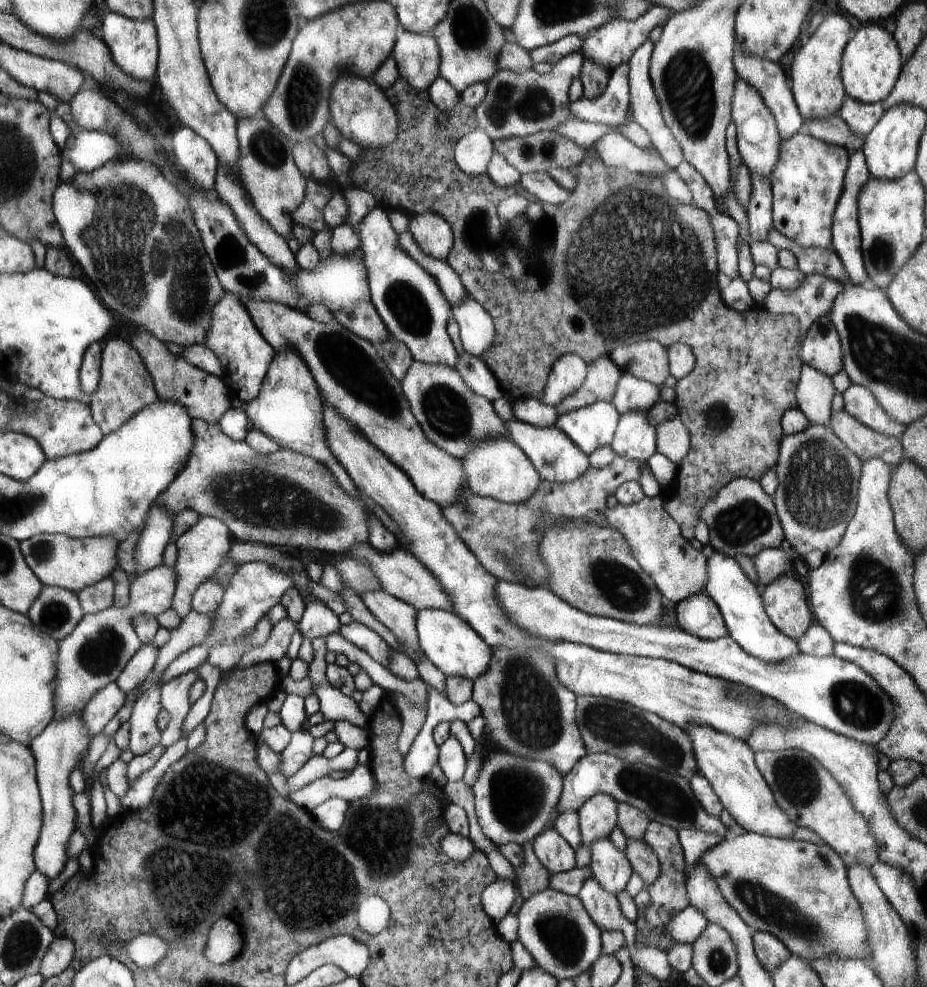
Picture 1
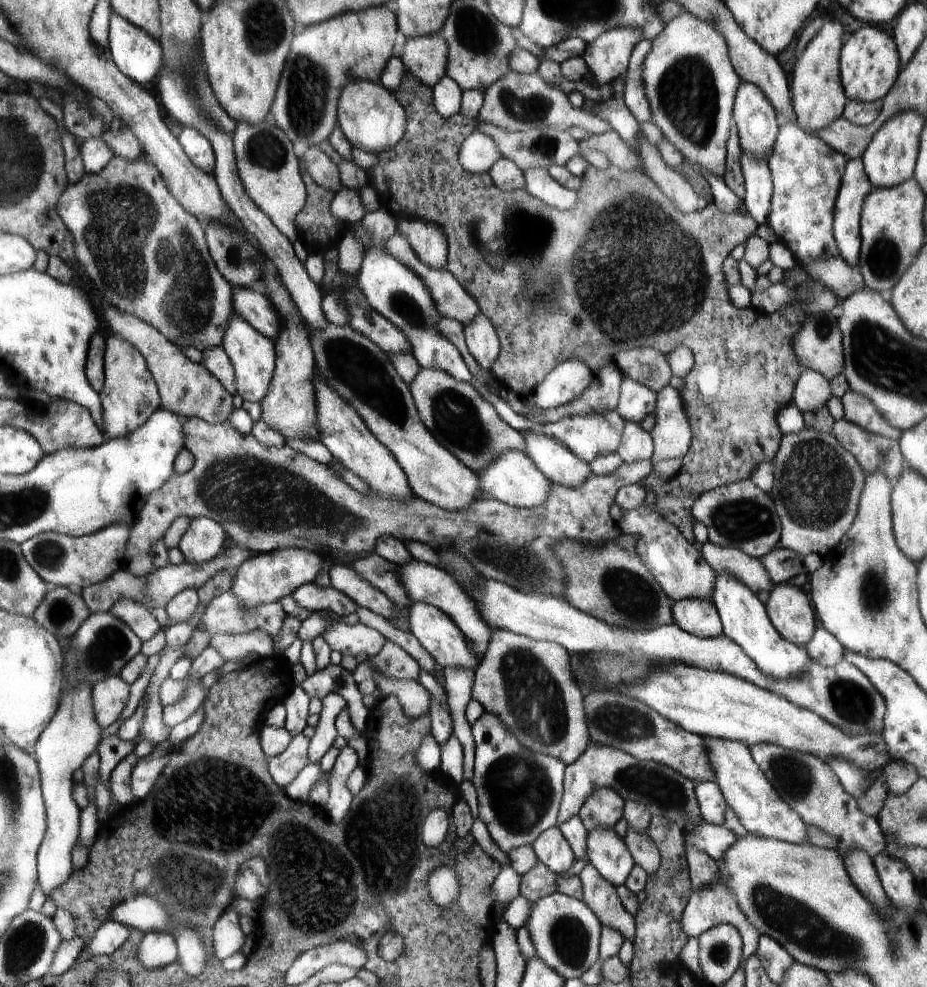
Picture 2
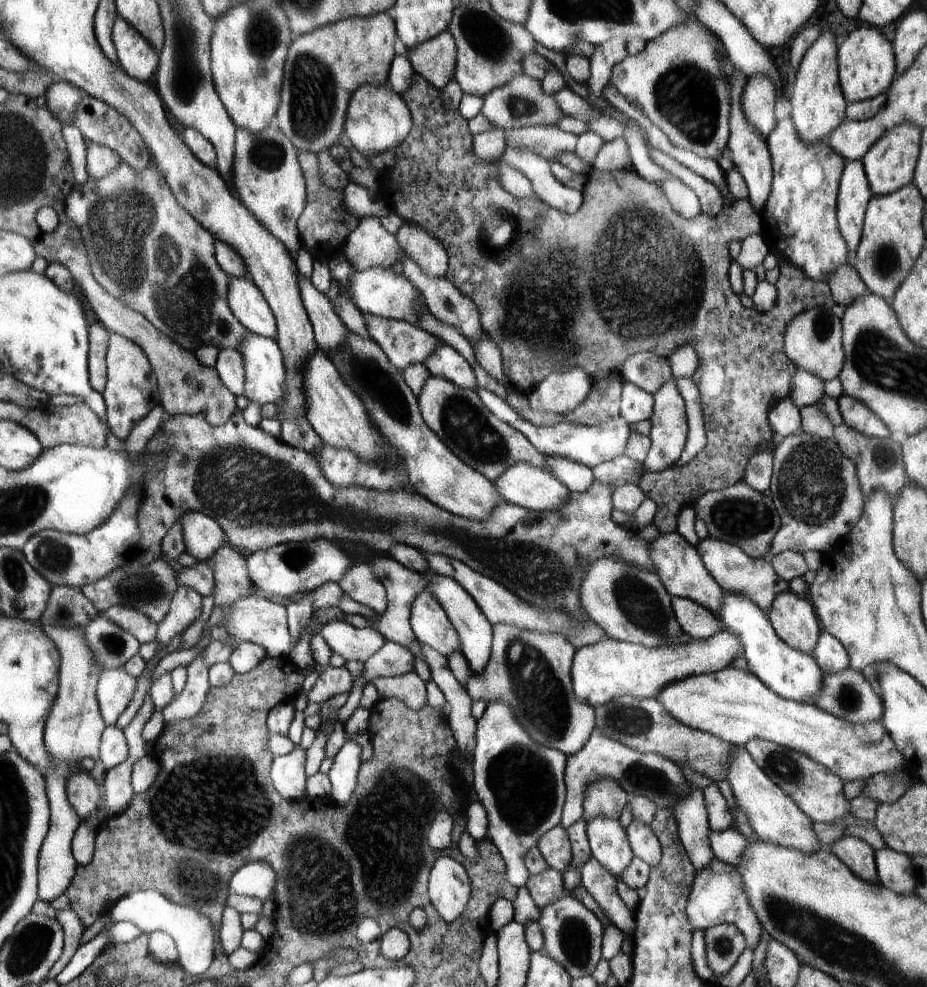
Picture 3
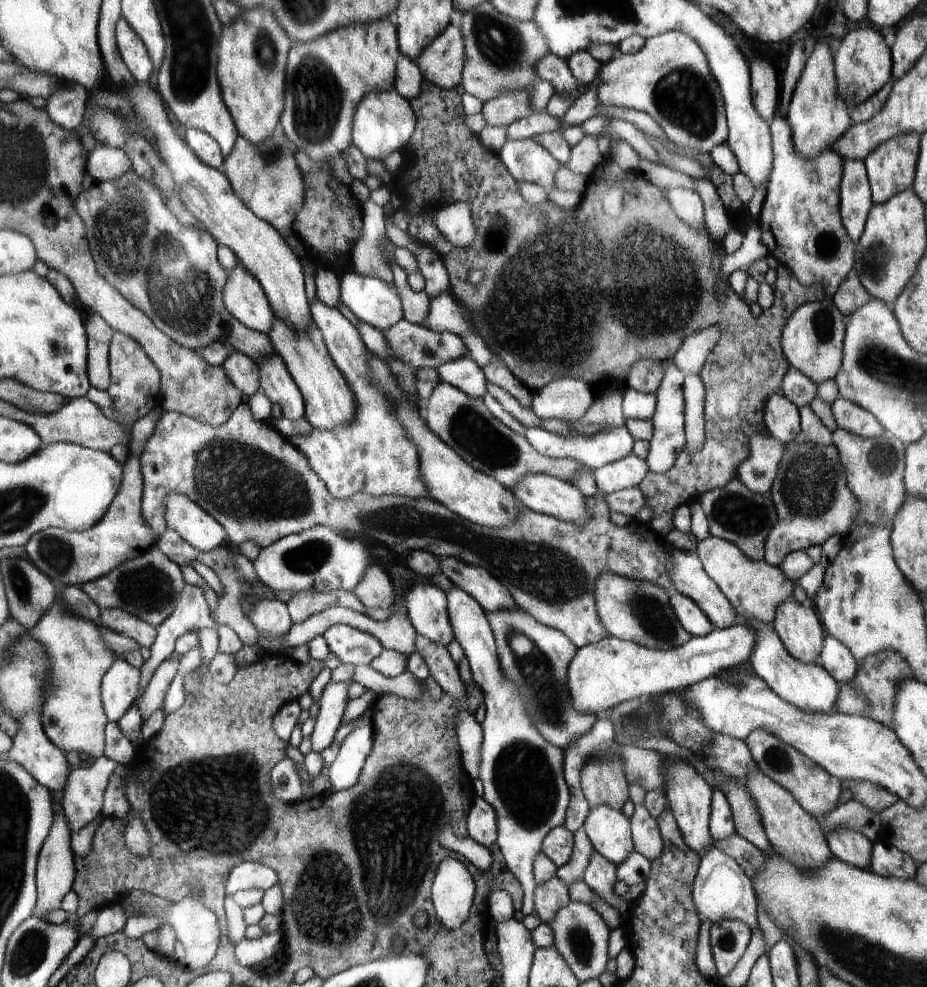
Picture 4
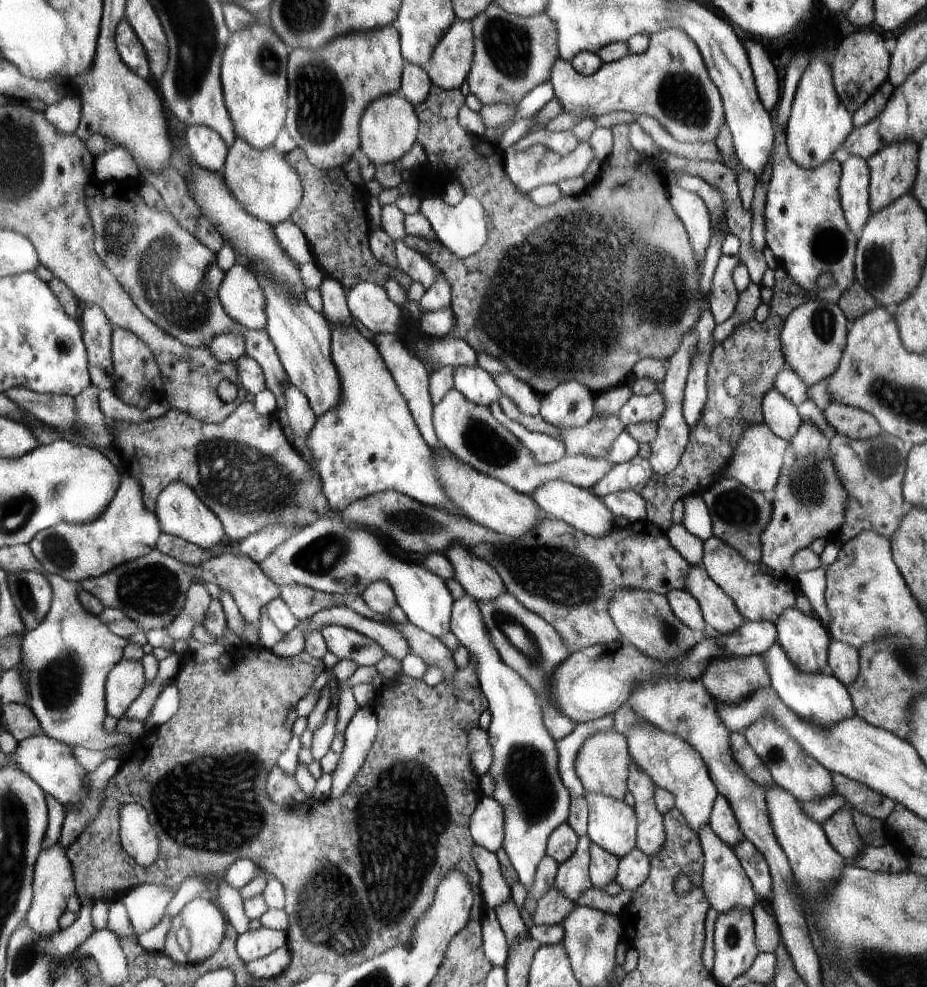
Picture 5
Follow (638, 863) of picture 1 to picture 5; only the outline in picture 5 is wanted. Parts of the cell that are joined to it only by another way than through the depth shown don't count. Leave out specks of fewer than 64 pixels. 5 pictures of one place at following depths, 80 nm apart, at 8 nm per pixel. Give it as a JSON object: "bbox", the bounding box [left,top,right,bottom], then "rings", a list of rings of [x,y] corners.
{"bbox":[629,762,664,857],"rings":[[[636,762],[630,765],[629,789],[635,798],[637,813],[636,848],[651,857],[664,846],[663,814],[658,812],[652,777]]]}

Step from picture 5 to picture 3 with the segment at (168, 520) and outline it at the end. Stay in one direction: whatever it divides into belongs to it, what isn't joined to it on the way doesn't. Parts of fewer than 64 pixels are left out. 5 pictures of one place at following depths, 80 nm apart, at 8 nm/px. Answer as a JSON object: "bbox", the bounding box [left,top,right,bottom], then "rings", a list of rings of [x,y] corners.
{"bbox":[179,511,227,562],"rings":[[[186,511],[179,521],[186,552],[200,562],[206,562],[206,558],[216,554],[216,548],[227,542],[218,521],[203,512]]]}

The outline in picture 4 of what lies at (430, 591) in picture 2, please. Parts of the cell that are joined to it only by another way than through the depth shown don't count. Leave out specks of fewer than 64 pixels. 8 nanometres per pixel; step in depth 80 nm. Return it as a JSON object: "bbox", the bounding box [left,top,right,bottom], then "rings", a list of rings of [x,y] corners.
{"bbox":[449,586,570,914],"rings":[[[453,586],[449,594],[450,620],[454,625],[454,638],[464,649],[464,656],[468,658],[473,682],[479,685],[485,695],[486,716],[481,723],[483,732],[482,754],[479,766],[479,779],[484,788],[480,795],[496,811],[497,841],[495,849],[500,849],[508,868],[513,872],[517,881],[522,885],[523,903],[521,912],[532,914],[535,910],[535,882],[532,873],[532,863],[540,852],[544,840],[554,827],[565,824],[565,818],[570,803],[570,788],[564,777],[564,750],[547,741],[534,724],[527,708],[525,698],[519,691],[519,686],[509,679],[502,670],[499,660],[496,637],[489,625],[484,609],[469,594],[460,587]]]}

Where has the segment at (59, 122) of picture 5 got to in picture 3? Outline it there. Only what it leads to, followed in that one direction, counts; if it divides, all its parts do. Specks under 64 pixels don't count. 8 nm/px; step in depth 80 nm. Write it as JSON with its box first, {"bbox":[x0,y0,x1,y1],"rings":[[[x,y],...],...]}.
{"bbox":[46,79,83,124],"rings":[[[55,79],[46,94],[46,106],[54,113],[54,116],[58,117],[58,120],[70,124],[75,108],[83,99],[82,96],[83,93],[79,88],[66,81]]]}

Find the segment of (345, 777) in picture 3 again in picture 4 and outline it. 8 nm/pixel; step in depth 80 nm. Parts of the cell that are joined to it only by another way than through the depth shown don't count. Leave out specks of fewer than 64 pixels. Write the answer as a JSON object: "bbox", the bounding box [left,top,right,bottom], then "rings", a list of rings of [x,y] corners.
{"bbox":[329,708,375,792],"rings":[[[373,708],[367,709],[352,722],[354,722],[352,732],[342,742],[338,756],[329,766],[331,792],[348,790],[358,782],[373,745],[375,737]]]}

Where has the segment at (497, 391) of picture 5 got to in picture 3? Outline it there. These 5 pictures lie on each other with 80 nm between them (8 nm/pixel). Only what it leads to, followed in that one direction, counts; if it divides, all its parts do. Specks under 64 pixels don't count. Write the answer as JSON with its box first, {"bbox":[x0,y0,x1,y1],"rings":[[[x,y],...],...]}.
{"bbox":[425,344,479,391],"rings":[[[443,344],[425,363],[430,374],[444,377],[458,386],[476,391],[479,381],[473,365],[456,349]]]}

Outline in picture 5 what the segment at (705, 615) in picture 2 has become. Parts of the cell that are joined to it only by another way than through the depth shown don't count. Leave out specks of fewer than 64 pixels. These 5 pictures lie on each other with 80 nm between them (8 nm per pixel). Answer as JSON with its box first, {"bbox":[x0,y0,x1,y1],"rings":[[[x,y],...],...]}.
{"bbox":[665,589,705,636],"rings":[[[672,589],[665,594],[673,612],[688,628],[700,636],[704,631],[705,620],[698,601],[688,591]]]}

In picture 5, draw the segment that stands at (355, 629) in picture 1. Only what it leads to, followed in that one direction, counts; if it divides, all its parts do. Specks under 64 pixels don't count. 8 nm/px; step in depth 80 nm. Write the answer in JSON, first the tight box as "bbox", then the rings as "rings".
{"bbox":[321,625,385,666],"rings":[[[330,625],[321,630],[327,644],[327,650],[339,660],[354,661],[357,666],[374,666],[385,655],[384,649],[362,633],[340,625]]]}

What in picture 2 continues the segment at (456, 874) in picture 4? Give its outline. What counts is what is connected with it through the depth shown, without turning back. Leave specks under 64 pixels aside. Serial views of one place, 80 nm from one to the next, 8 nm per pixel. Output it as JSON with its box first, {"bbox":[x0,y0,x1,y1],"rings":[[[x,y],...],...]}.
{"bbox":[428,865,461,909],"rings":[[[448,865],[435,867],[428,880],[429,895],[441,909],[448,909],[459,900],[461,884],[457,872]]]}

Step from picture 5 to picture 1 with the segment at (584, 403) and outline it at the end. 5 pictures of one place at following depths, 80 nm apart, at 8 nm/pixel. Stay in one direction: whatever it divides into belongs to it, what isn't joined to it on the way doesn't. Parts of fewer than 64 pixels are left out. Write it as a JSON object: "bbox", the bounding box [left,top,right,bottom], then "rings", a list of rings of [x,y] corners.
{"bbox":[542,353,588,407],"rings":[[[572,353],[562,355],[562,360],[554,364],[554,372],[550,372],[548,381],[545,384],[542,401],[545,405],[555,407],[566,397],[574,394],[587,377],[588,365],[583,358]]]}

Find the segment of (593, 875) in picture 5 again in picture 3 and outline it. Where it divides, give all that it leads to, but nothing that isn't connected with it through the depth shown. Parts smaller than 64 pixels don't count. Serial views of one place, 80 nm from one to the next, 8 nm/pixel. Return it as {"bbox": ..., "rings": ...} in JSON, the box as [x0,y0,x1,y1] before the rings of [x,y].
{"bbox":[581,857,635,937],"rings":[[[590,857],[581,869],[581,885],[594,897],[606,912],[611,924],[618,927],[627,937],[635,927],[634,912],[626,907],[616,891],[618,878],[596,859]]]}

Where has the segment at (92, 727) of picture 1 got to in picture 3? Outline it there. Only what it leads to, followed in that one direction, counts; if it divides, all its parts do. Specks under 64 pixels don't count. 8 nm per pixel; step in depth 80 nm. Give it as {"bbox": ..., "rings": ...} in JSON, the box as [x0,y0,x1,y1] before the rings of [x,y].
{"bbox":[97,666,137,725],"rings":[[[123,666],[104,669],[97,682],[97,699],[101,716],[107,725],[115,725],[118,717],[132,700],[137,678]]]}

